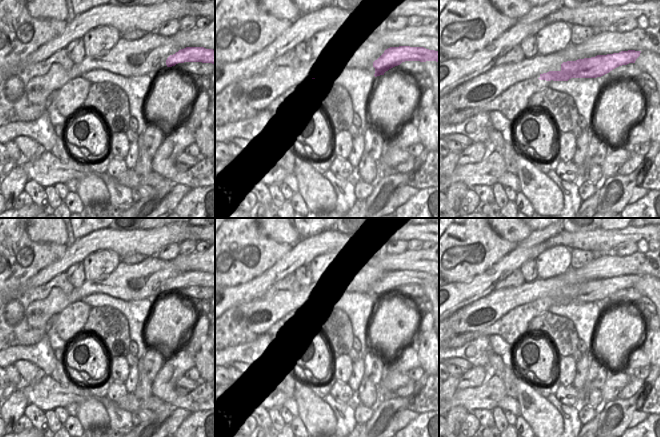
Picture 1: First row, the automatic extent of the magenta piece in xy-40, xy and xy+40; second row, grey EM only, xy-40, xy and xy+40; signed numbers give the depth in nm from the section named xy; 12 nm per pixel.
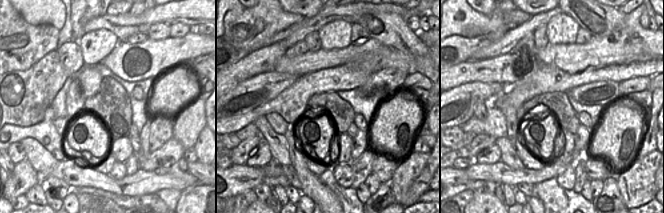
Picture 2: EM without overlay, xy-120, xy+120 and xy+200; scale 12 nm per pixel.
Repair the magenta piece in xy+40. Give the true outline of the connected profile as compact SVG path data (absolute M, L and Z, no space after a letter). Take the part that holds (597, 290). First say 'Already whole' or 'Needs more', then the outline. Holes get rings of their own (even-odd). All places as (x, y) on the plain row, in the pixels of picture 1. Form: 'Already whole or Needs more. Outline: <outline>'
Needs more. Outline: M628 274L563 286L560 295L549 295L526 303L513 309L489 327L471 333L456 335L448 342L447 349L462 347L477 338L490 337L495 334L504 338L515 349L520 341L529 335L531 320L549 311L548 305L601 301L619 290L635 287L640 277L641 275Z

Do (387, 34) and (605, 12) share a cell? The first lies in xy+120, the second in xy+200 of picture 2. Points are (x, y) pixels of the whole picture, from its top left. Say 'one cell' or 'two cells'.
one cell

